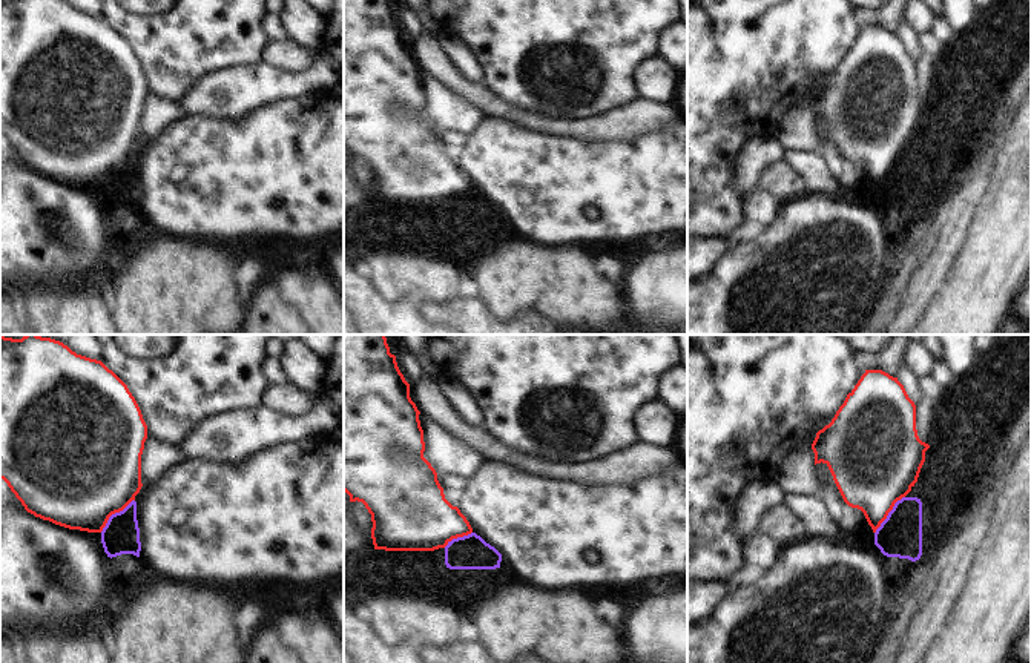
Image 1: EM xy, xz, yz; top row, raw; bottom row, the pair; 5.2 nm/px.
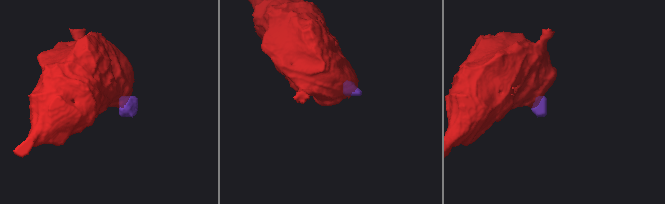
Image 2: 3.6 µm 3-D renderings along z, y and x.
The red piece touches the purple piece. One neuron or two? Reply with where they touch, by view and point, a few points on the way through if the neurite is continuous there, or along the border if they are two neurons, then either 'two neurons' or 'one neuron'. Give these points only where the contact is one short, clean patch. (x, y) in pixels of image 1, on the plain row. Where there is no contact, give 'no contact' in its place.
meets red in xy at (114, 169); border along xy (134, 155), (115, 168), (100, 188); two neurons

